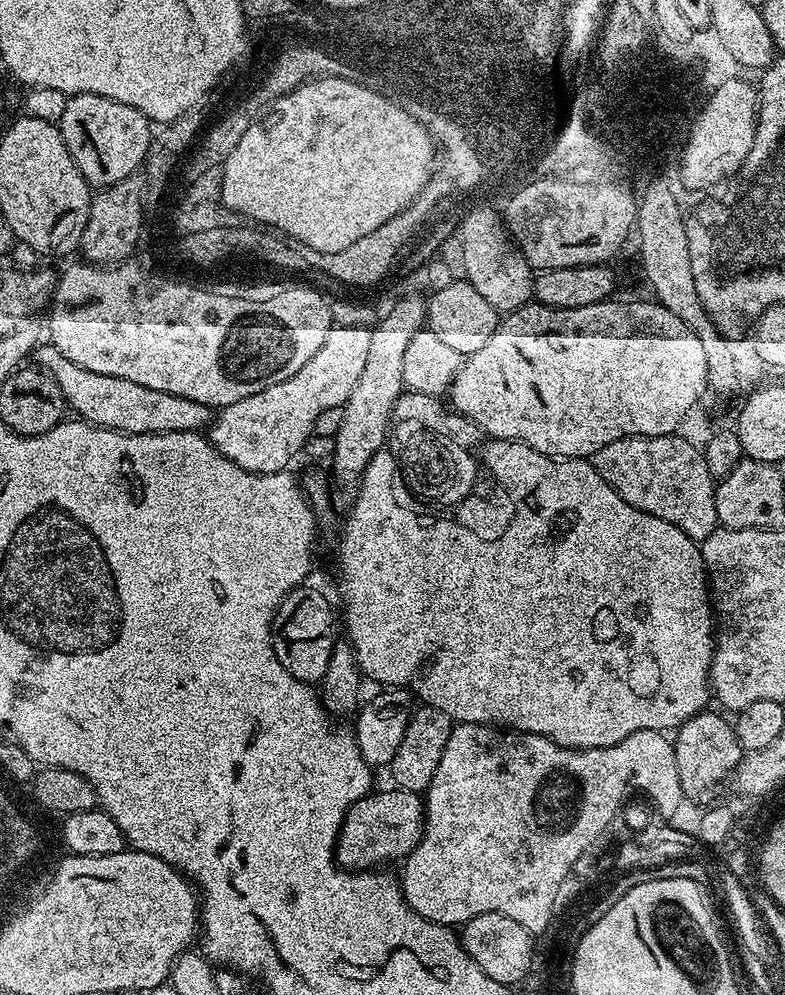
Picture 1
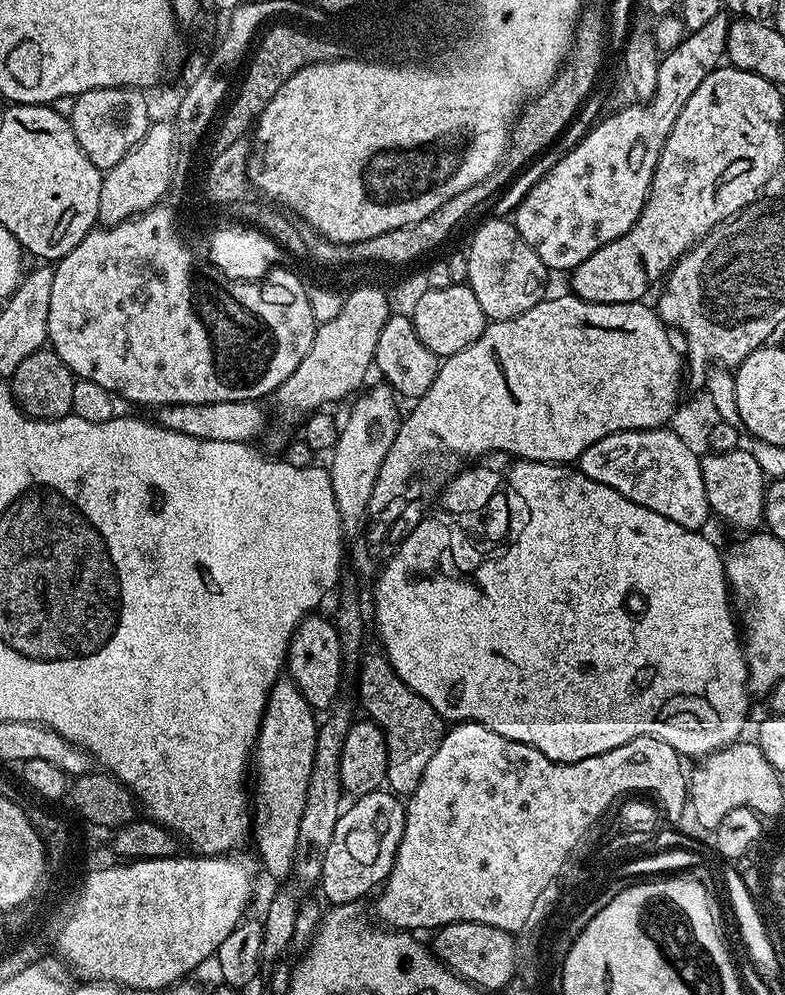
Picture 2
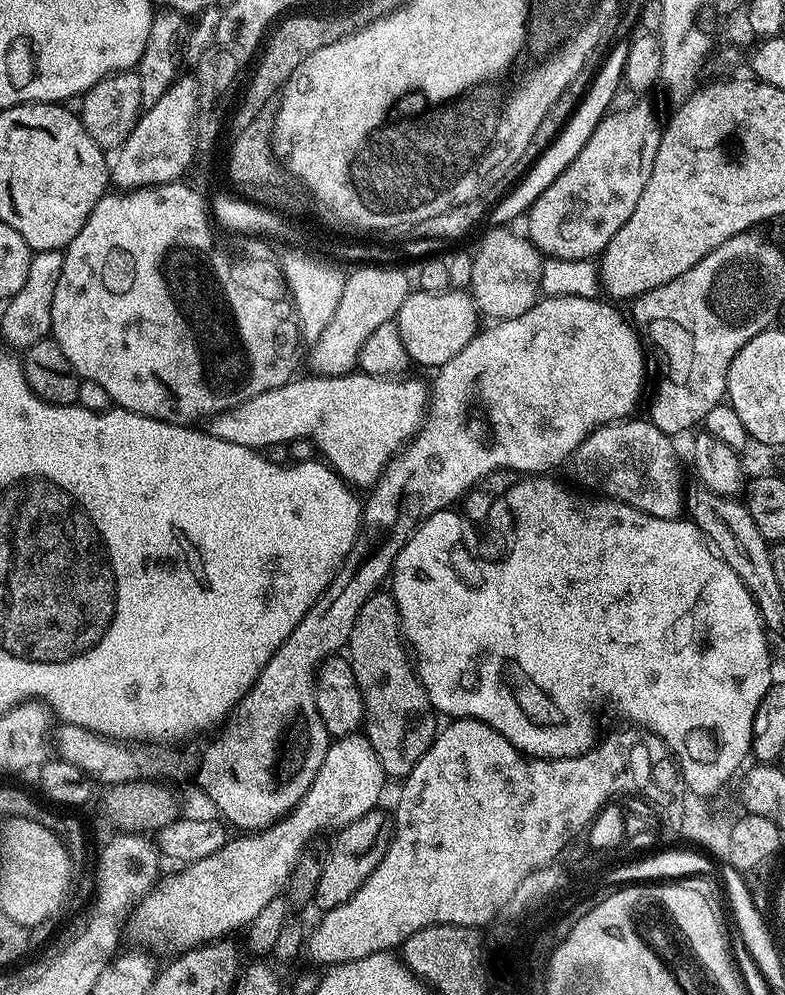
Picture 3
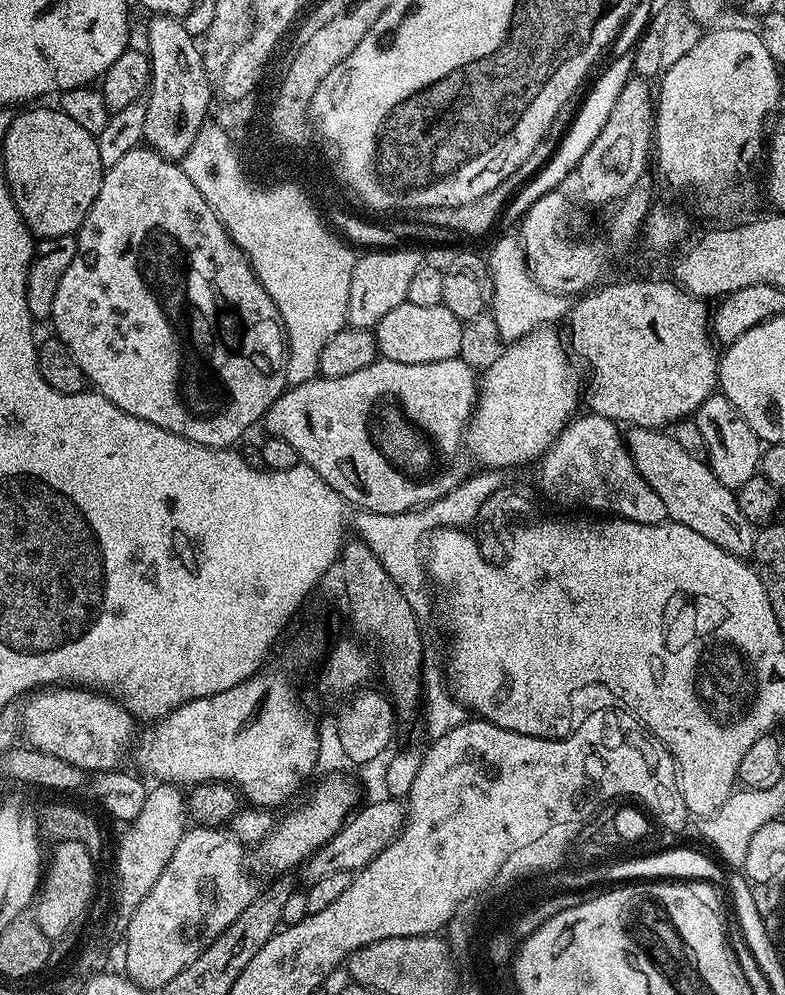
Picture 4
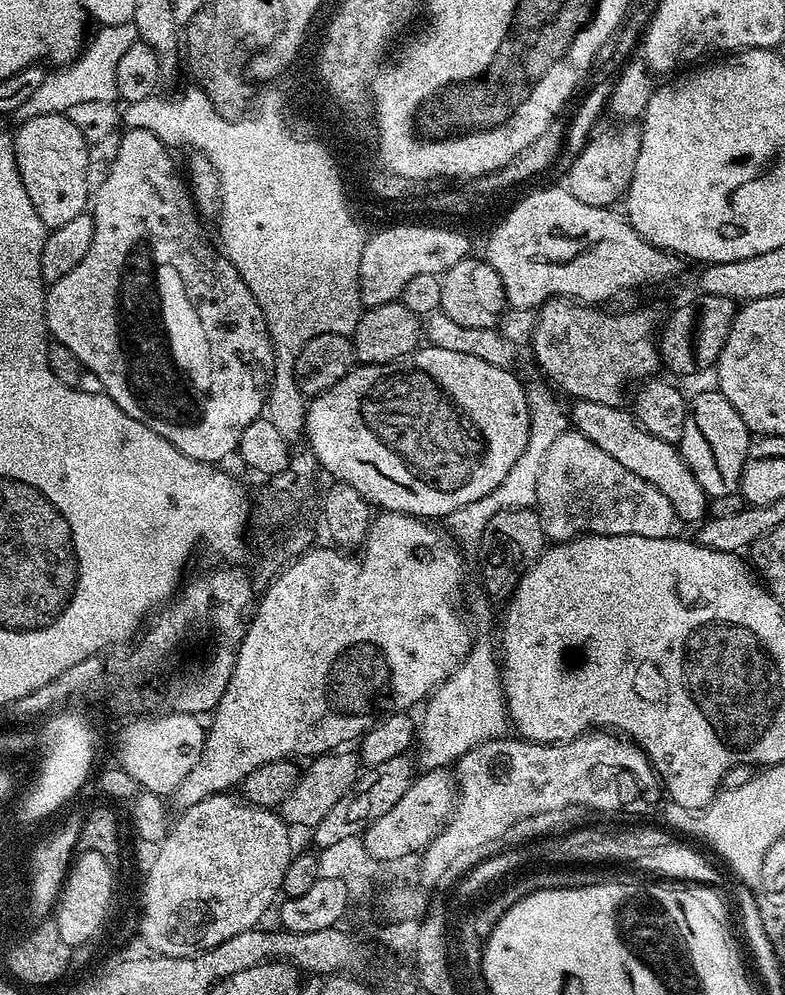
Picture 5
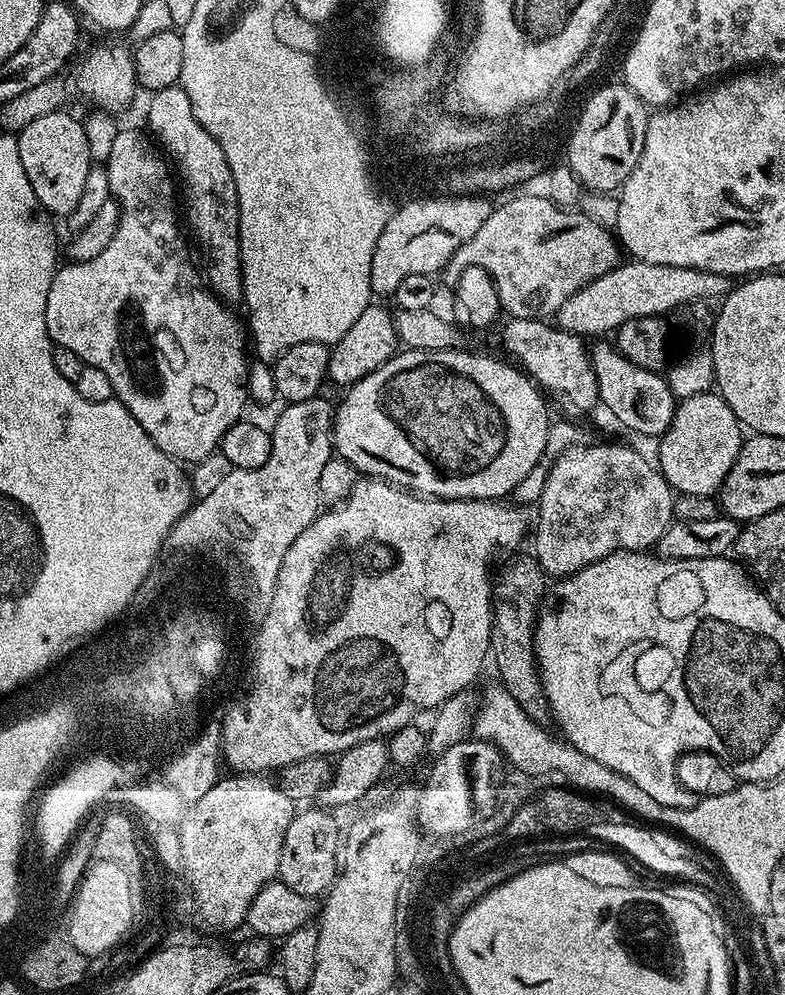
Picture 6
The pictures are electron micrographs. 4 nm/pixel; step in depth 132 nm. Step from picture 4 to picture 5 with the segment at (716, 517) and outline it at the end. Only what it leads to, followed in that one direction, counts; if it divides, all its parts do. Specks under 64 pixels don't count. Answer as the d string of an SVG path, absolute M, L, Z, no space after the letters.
M576 400L573 405L570 408L571 427L606 450L610 458L622 462L626 470L631 470L633 474L638 474L638 478L650 482L650 486L662 490L662 494L670 498L670 506L674 506L679 521L696 524L707 515L710 498L702 490L698 478L694 478L677 445L648 433L631 411L623 412L623 407L585 400Z

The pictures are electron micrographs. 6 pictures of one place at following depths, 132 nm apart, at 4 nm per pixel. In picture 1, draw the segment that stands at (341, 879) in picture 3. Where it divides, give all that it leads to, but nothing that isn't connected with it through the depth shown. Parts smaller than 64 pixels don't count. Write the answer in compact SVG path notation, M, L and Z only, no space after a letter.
M373 791L363 796L344 816L342 835L336 845L335 857L345 869L368 870L371 864L383 860L403 861L424 837L426 827L426 804L415 792Z

